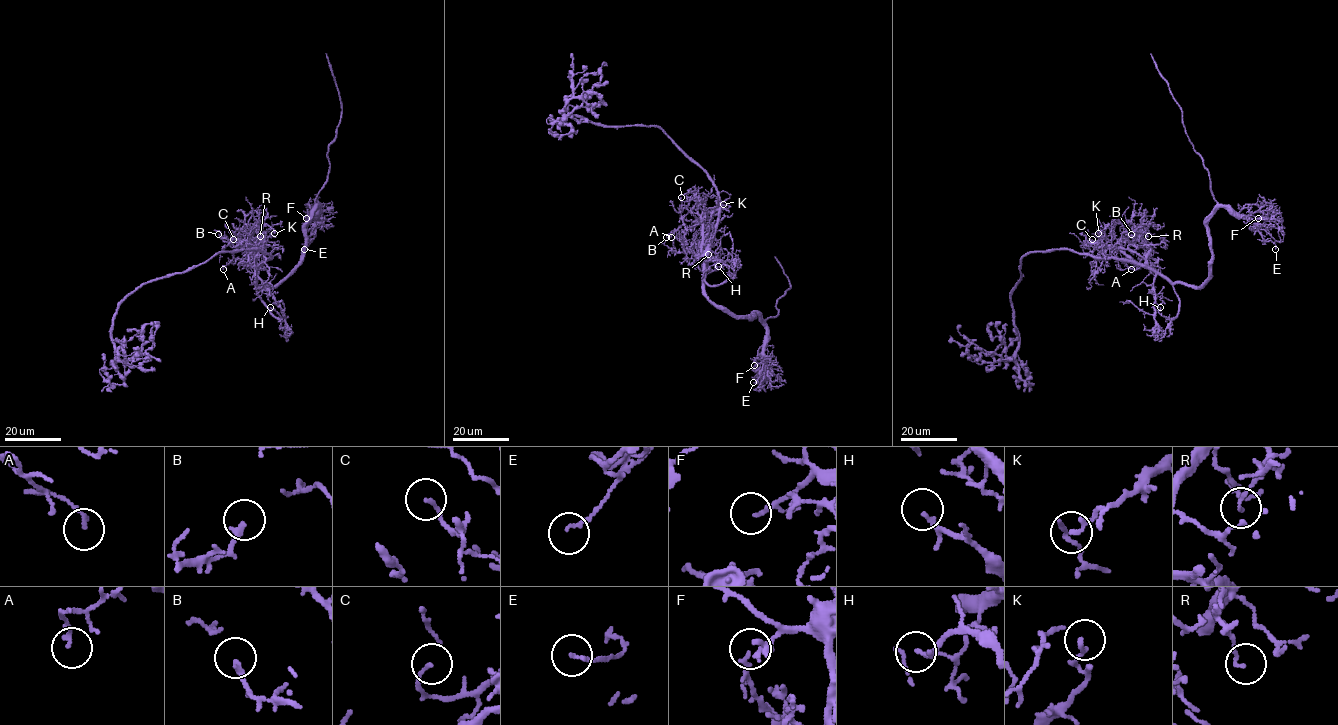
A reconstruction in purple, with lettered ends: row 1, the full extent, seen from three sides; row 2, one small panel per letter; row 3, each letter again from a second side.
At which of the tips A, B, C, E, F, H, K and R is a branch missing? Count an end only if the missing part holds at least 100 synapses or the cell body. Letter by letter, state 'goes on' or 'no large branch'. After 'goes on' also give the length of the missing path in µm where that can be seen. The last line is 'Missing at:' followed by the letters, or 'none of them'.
A: no large branch
B: no large branch
C: no large branch
E: no large branch
F: no large branch
H: no large branch
K: no large branch
R: no large branch
Missing at: none of them

